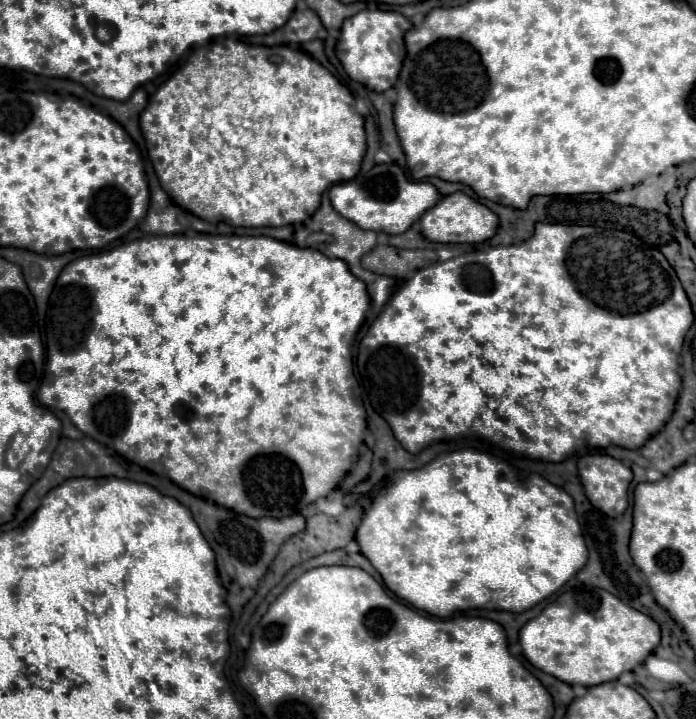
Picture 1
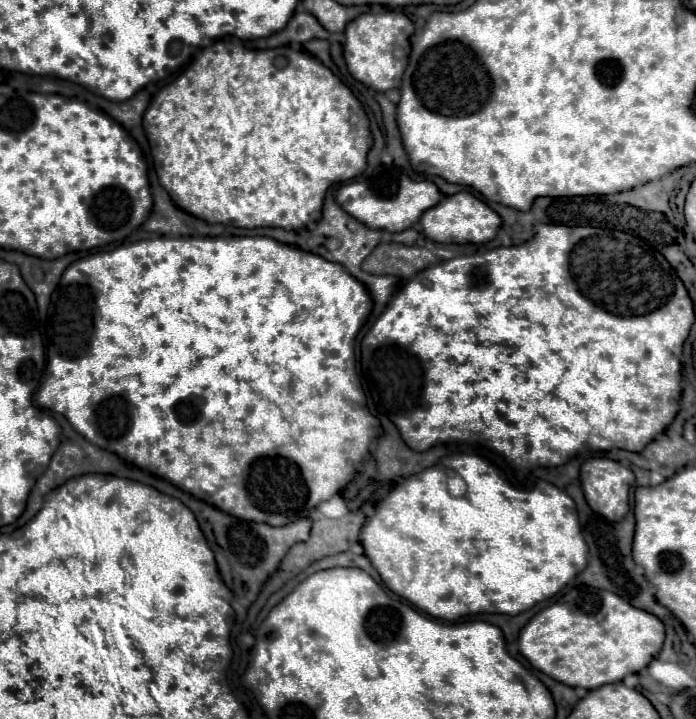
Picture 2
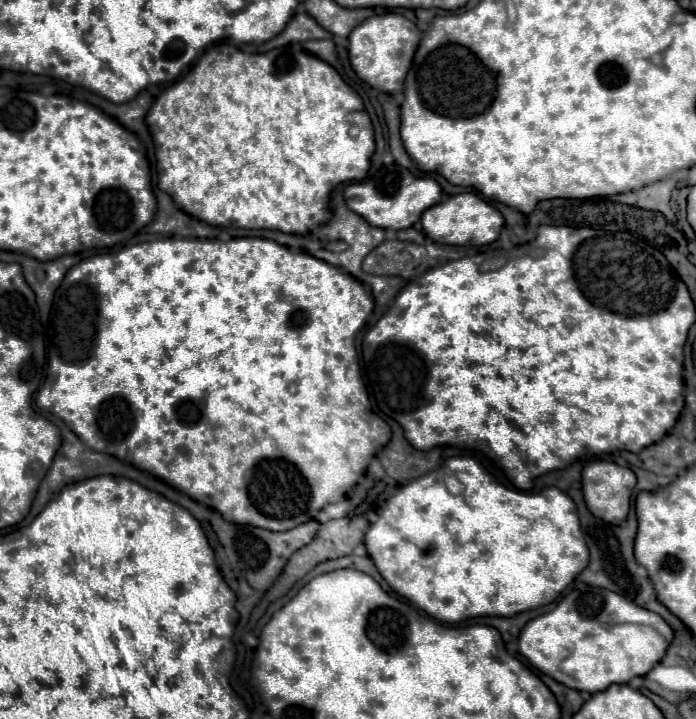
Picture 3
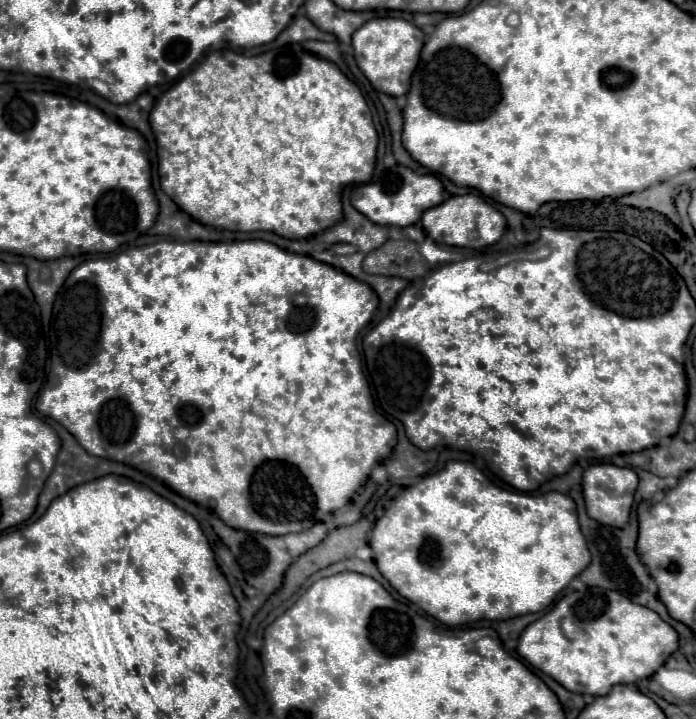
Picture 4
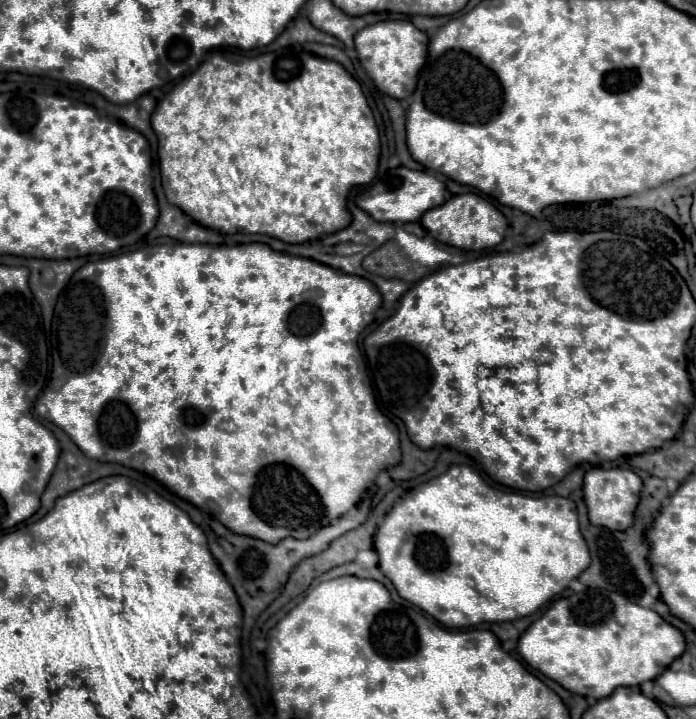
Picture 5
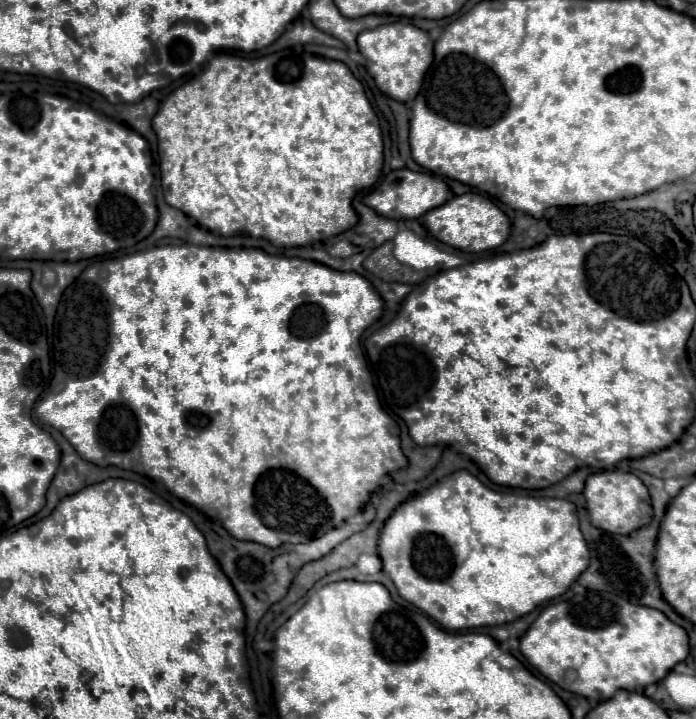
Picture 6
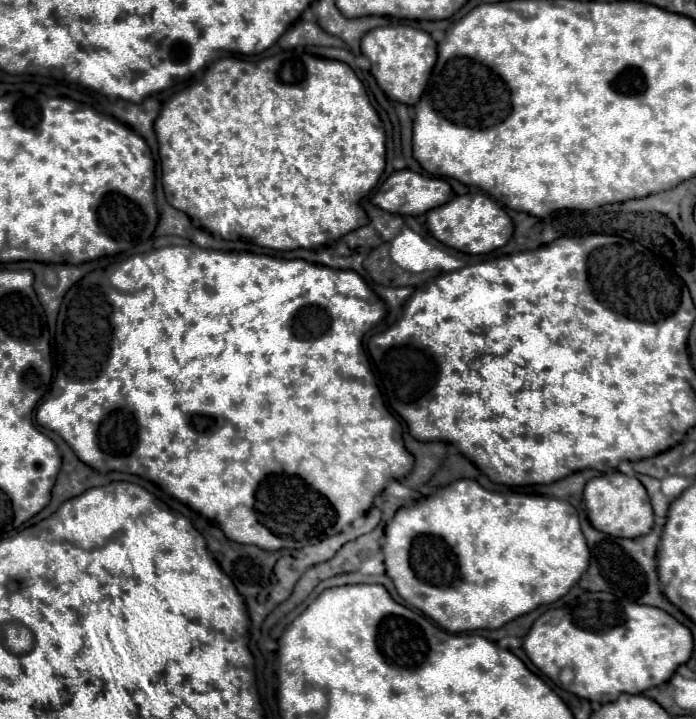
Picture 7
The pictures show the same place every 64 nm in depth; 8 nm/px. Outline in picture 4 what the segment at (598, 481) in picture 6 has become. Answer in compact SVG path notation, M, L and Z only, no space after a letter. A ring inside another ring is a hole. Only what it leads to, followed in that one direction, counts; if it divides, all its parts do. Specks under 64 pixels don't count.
M592 464L592 466L588 466L584 470L584 478L582 478L582 494L586 500L588 516L602 522L602 524L622 528L628 522L636 486L638 486L638 476L632 468L620 468L614 464Z

